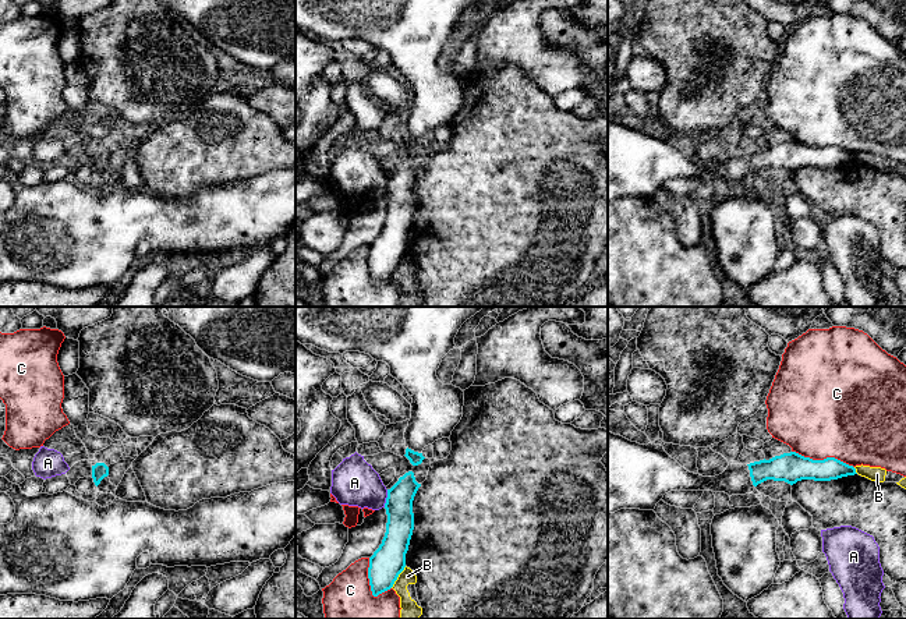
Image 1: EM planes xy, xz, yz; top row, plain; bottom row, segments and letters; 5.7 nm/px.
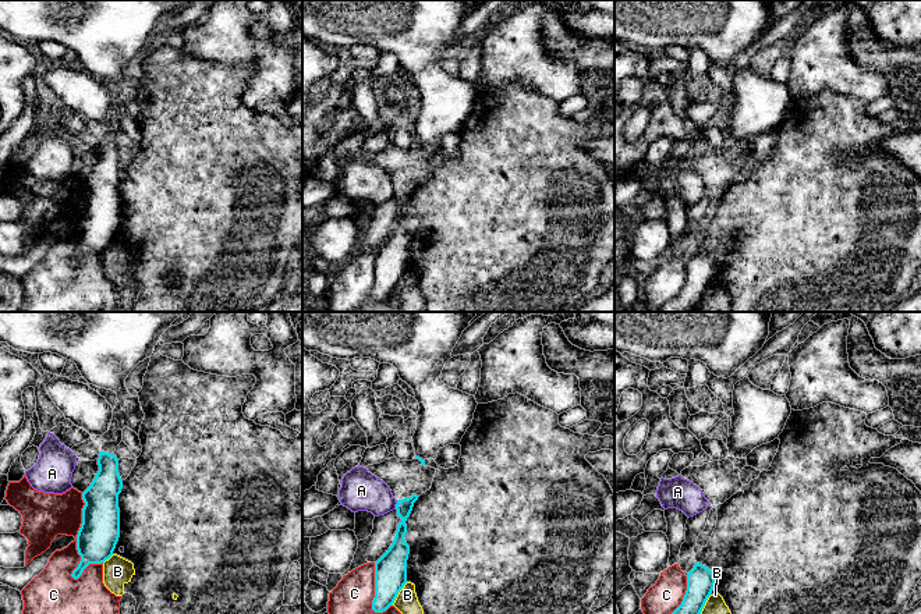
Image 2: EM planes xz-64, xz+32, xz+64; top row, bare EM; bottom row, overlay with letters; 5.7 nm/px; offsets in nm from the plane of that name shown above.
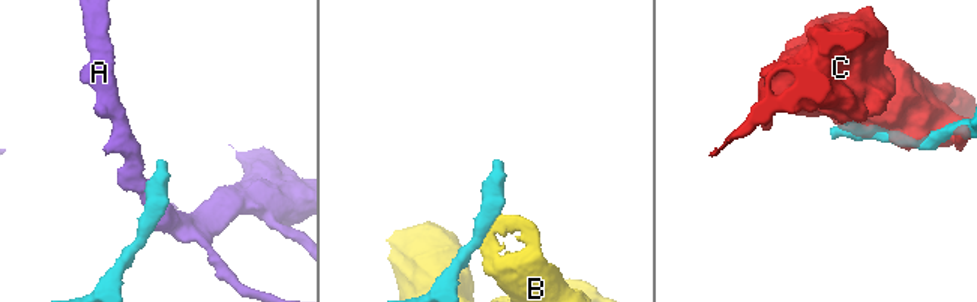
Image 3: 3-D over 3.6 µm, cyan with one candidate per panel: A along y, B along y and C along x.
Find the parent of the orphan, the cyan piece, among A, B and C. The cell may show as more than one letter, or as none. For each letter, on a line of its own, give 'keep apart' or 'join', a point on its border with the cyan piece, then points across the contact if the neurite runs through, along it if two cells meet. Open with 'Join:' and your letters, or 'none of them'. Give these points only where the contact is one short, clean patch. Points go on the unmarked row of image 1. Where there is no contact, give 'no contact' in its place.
Join: none of them
A: keep apart; meets cyan in xz at (386, 186); border along xz (388, 177), (384, 194)
B: keep apart; meets cyan in xz at (397, 264); border along xz (406, 254), (390, 275)
C: keep apart; meets cyan in yz at (824, 147)

